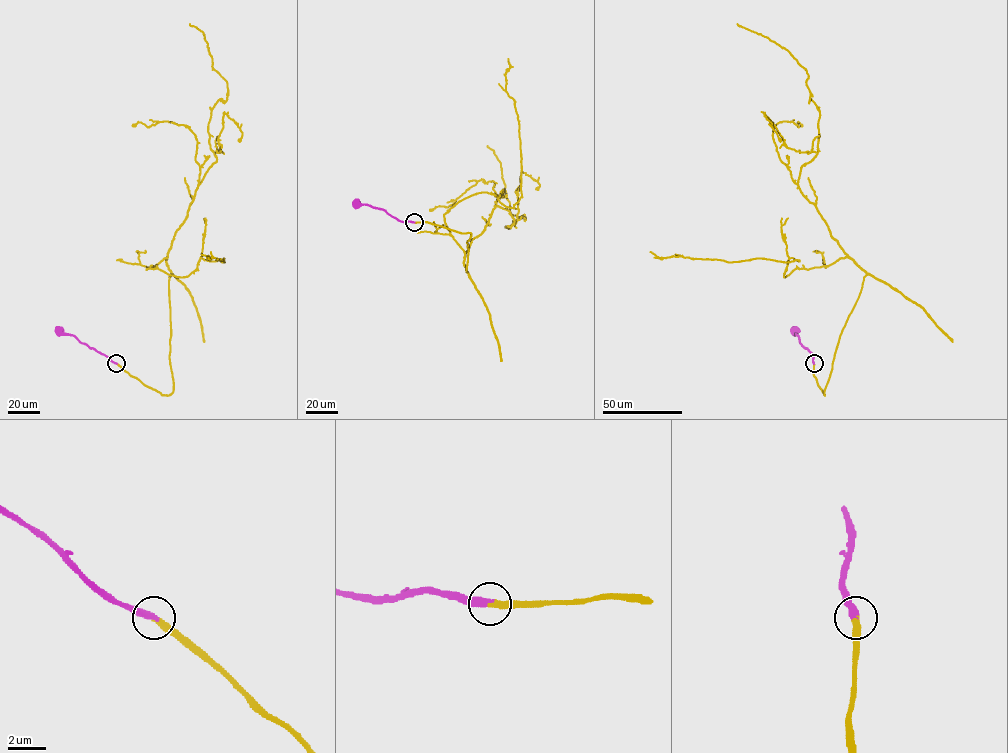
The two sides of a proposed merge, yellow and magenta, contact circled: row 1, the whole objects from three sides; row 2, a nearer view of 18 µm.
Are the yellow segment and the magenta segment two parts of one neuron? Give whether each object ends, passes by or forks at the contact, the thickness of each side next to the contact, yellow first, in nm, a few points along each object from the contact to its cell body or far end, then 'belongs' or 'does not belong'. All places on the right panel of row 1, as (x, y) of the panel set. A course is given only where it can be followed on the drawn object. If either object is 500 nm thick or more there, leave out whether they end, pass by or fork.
yellow ends | magenta ends | 320/400 nm | yellow via (814, 363), (825, 395), (867, 274), (797, 184), (818, 151), (820, 112), (809, 102), (807, 70), (737, 24) | magenta via (814, 363), (813, 355), (800, 343), (795, 331) | belongs

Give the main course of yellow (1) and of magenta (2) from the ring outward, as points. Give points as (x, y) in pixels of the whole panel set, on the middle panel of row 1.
1: (414, 222), (471, 233), (469, 275), (496, 206), (505, 227), (525, 219), (487, 145)
2: (414, 222), (401, 221), (384, 210), (355, 203)

